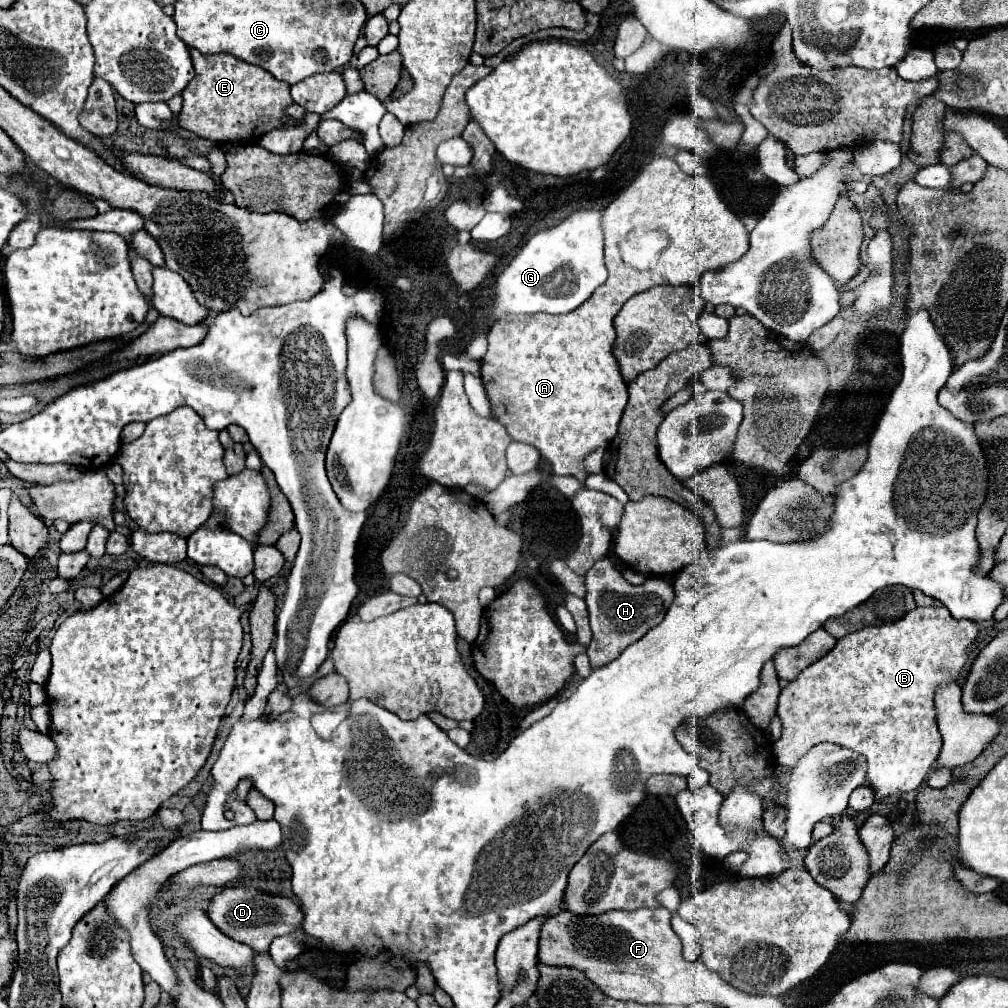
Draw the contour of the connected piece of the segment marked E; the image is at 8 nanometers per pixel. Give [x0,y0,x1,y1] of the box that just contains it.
[180,50,300,142]

